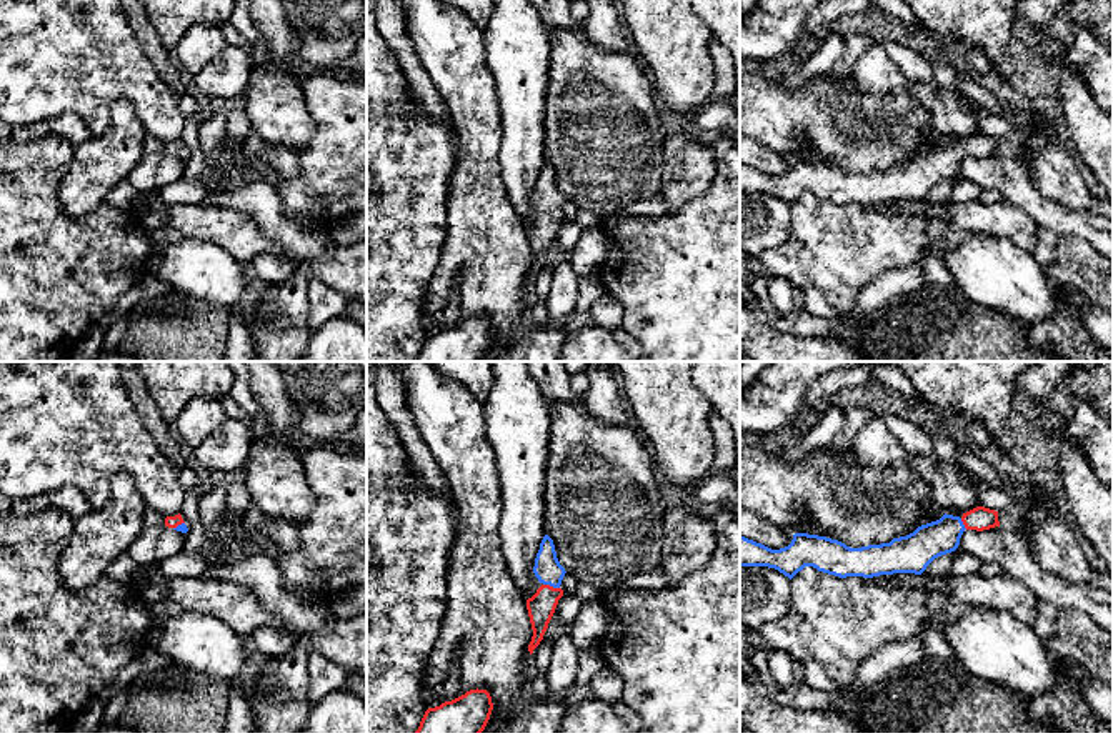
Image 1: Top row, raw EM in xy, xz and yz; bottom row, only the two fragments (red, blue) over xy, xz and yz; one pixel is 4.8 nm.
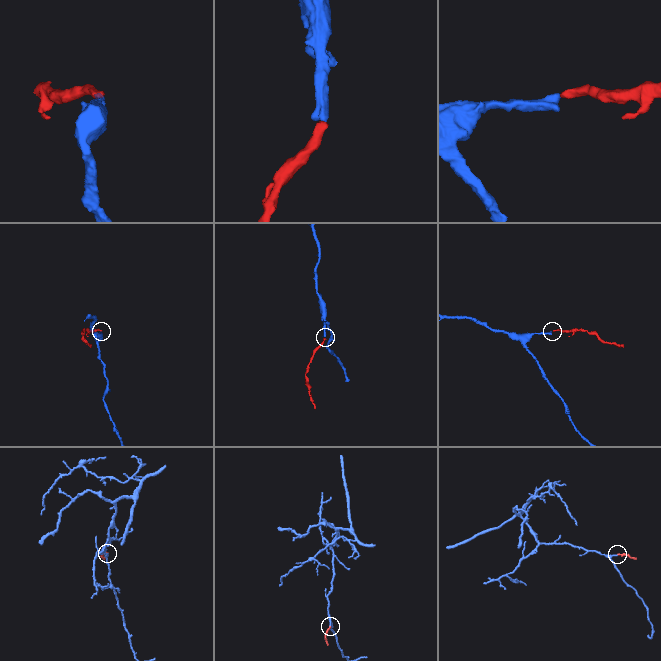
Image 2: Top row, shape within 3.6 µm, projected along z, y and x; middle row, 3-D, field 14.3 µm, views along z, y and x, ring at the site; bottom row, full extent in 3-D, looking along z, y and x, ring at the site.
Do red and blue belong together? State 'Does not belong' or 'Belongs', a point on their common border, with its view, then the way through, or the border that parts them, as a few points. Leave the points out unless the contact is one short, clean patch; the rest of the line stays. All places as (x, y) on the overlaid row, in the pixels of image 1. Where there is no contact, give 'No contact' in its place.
Belongs. Touches red at xz (552, 587). Path across: xz (542, 605), (552, 587), (552, 577), (547, 568)

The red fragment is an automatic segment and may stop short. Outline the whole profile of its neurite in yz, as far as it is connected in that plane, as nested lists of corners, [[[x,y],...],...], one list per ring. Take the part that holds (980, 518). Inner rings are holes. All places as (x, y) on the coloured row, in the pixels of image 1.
[[[976,506],[963,516],[943,515],[940,520],[918,526],[913,533],[890,543],[850,548],[826,536],[795,533],[788,546],[771,550],[740,536],[740,566],[775,568],[790,580],[805,566],[840,578],[873,578],[893,573],[921,575],[938,556],[958,548],[965,530],[1000,526],[998,511]]]

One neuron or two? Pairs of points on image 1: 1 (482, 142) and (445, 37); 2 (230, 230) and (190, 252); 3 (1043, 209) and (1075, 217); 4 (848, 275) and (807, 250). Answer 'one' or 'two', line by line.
1: one
2: two
3: one
4: one

